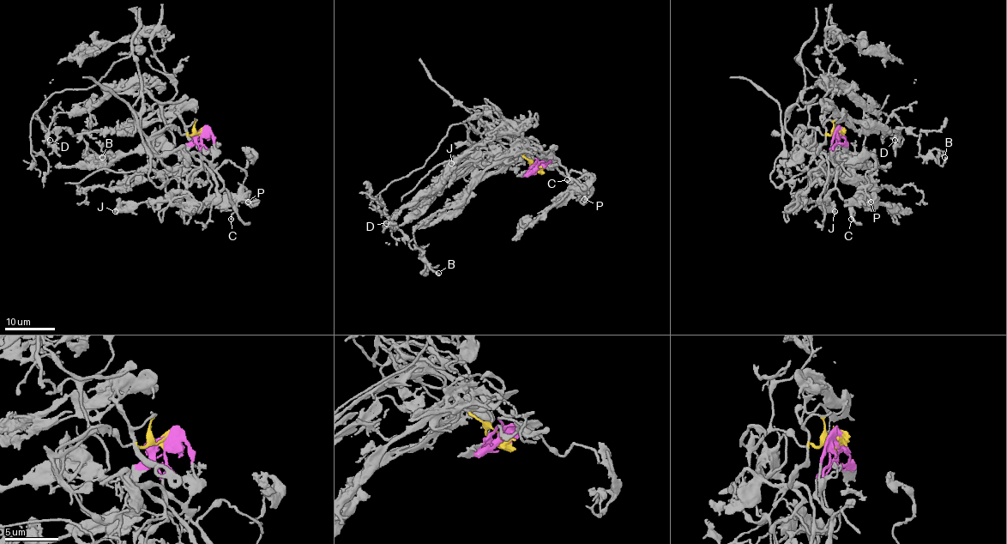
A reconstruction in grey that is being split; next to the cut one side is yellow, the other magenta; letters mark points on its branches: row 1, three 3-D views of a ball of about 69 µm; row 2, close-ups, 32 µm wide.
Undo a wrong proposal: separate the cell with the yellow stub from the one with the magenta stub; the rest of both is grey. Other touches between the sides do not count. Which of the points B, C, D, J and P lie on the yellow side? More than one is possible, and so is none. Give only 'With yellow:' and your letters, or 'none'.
With yellow: B, D, J

